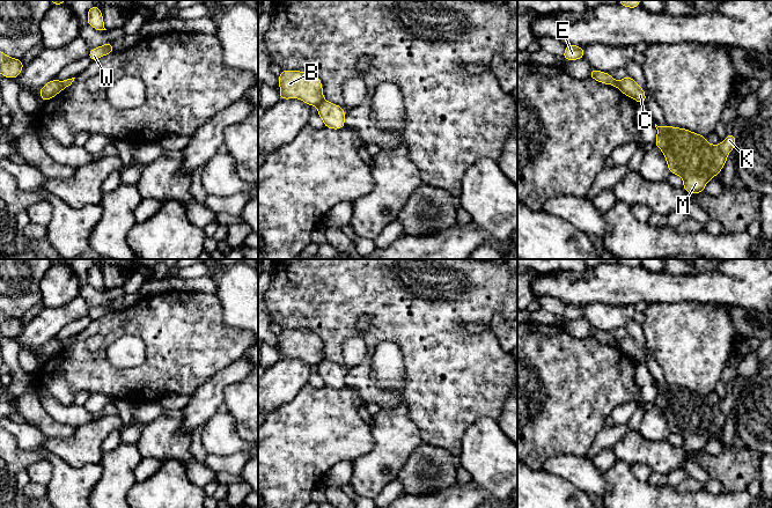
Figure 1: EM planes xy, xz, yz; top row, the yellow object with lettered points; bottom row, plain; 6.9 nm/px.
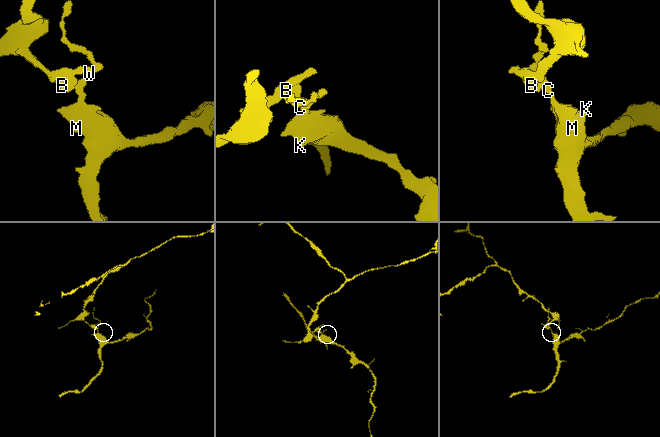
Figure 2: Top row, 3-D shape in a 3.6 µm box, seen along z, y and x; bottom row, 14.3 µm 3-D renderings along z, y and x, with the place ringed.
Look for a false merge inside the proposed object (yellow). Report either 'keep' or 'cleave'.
cleave

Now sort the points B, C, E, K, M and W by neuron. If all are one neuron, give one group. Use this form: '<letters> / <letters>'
B E / C K M W

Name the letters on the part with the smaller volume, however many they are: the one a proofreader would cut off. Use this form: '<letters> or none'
C, K, M, W

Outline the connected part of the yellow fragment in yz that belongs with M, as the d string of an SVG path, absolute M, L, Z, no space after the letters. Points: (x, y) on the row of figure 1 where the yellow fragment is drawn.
M656 124L655 127L654 146L662 150L670 174L683 177L683 189L689 194L704 192L707 182L723 169L736 142L733 133L720 145L709 145L706 137L688 128Z

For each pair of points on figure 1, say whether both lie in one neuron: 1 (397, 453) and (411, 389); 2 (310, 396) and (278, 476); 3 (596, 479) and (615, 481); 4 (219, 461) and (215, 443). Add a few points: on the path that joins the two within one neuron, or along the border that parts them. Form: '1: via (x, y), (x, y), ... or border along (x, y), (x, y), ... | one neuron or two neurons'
1: border along (405, 406), (409, 418), (419, 433) | two neurons
2: via (310, 416), (310, 432), (286, 456) | one neuron
3: border along (604, 472), (604, 491), (601, 494) | two neurons
4: border along (244, 449), (228, 455), (208, 454) | two neurons

